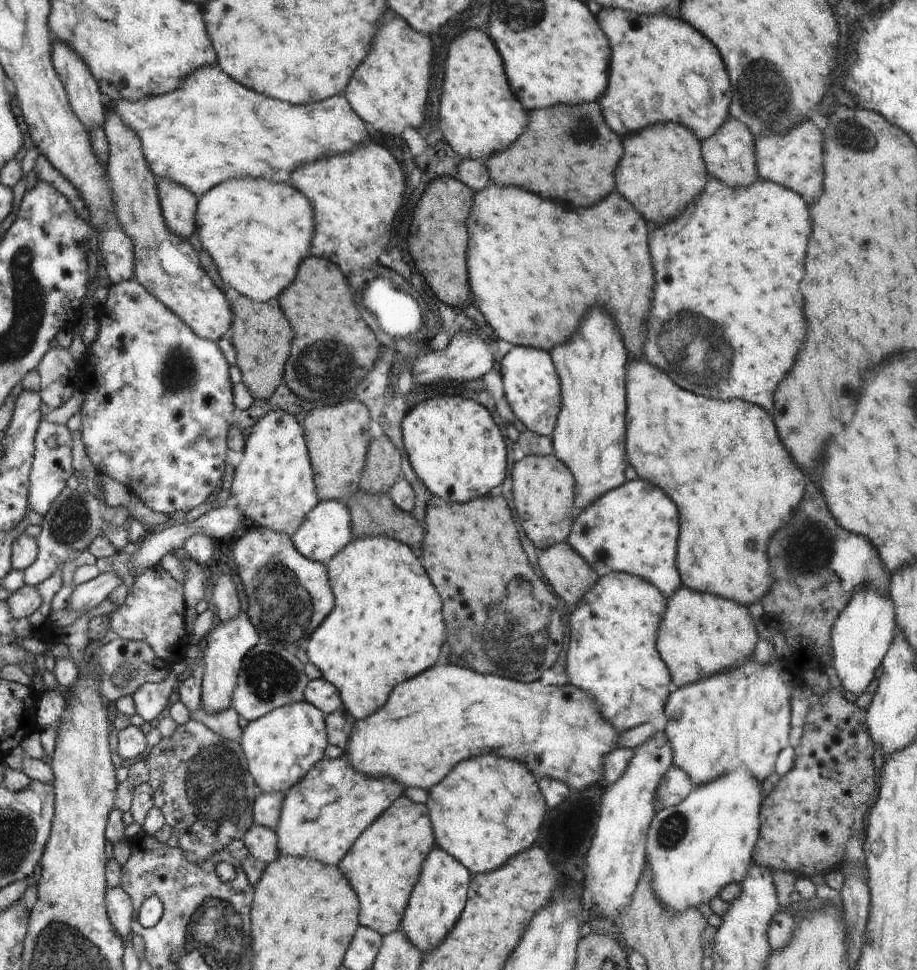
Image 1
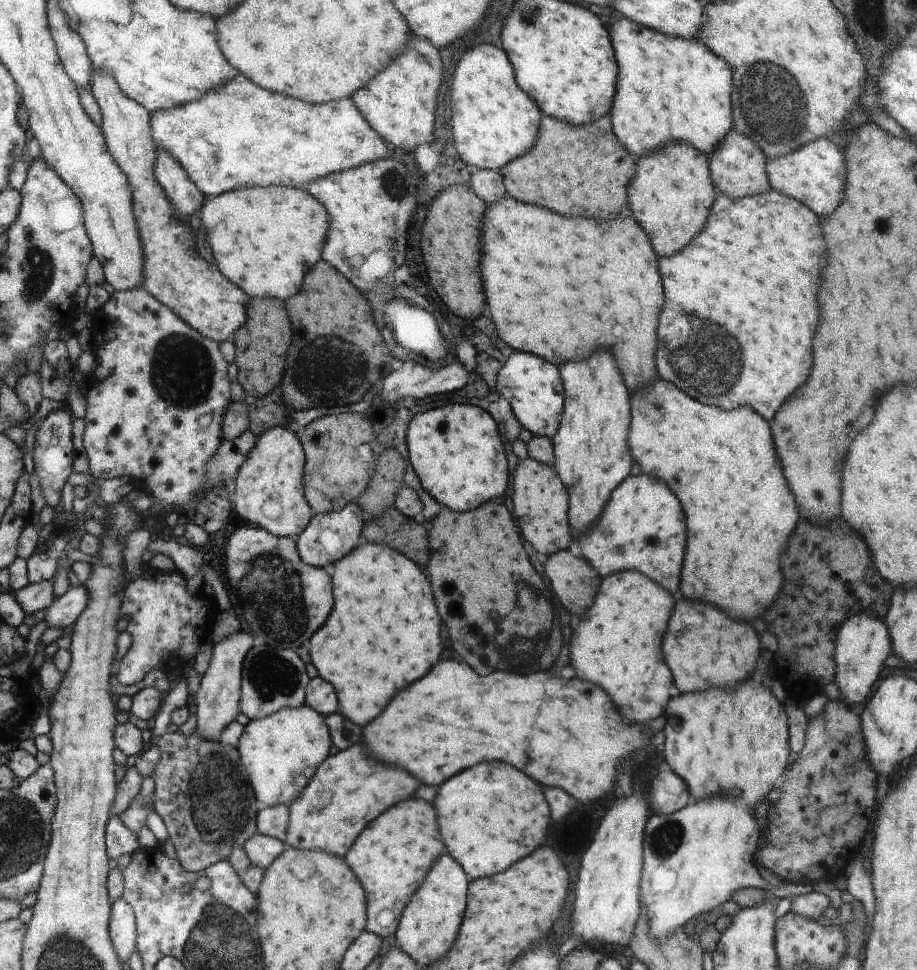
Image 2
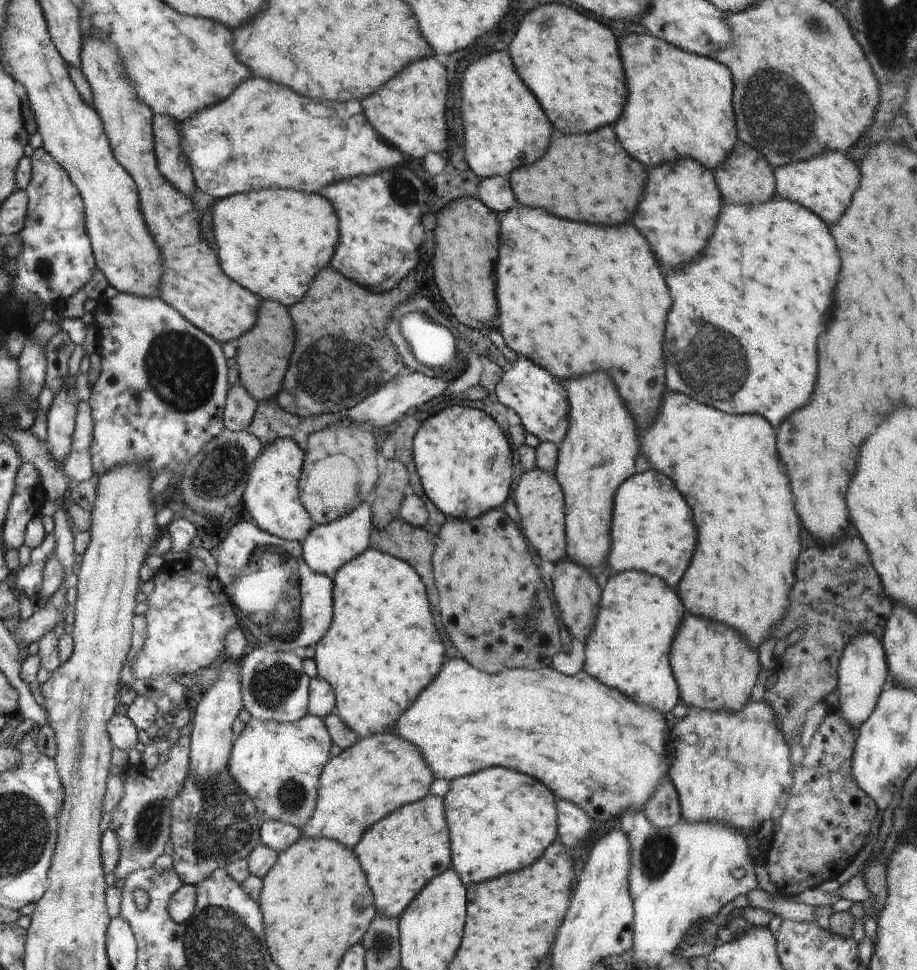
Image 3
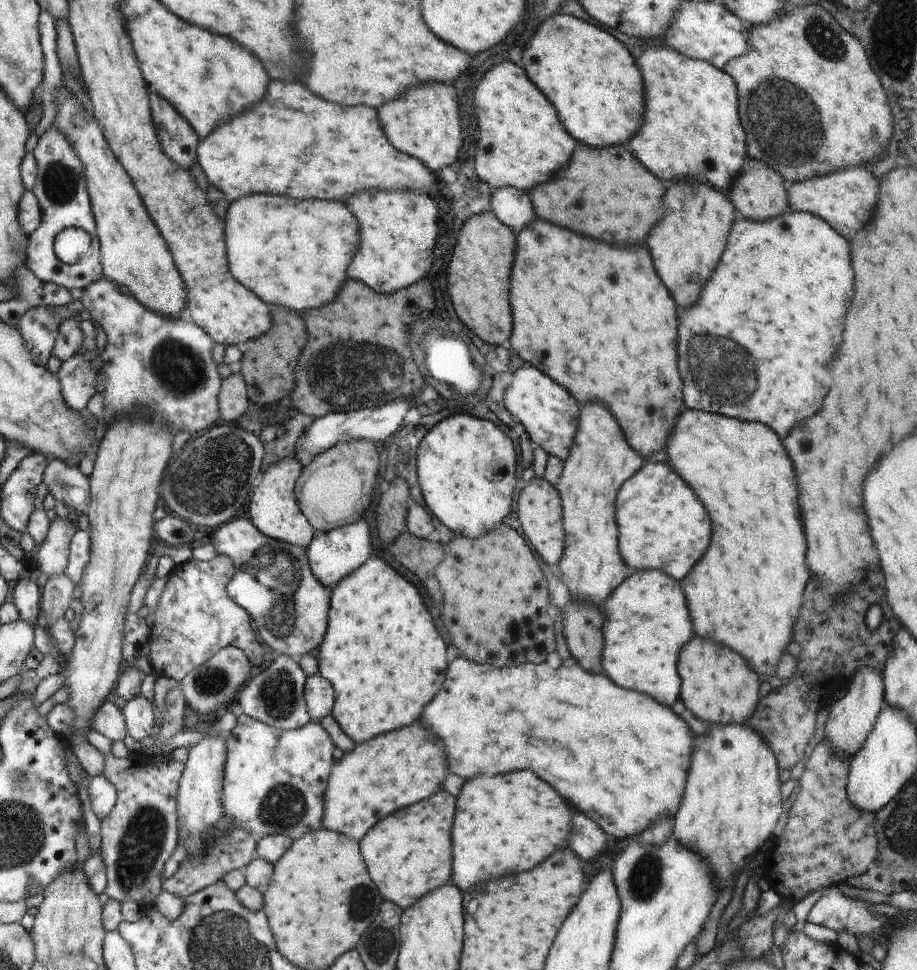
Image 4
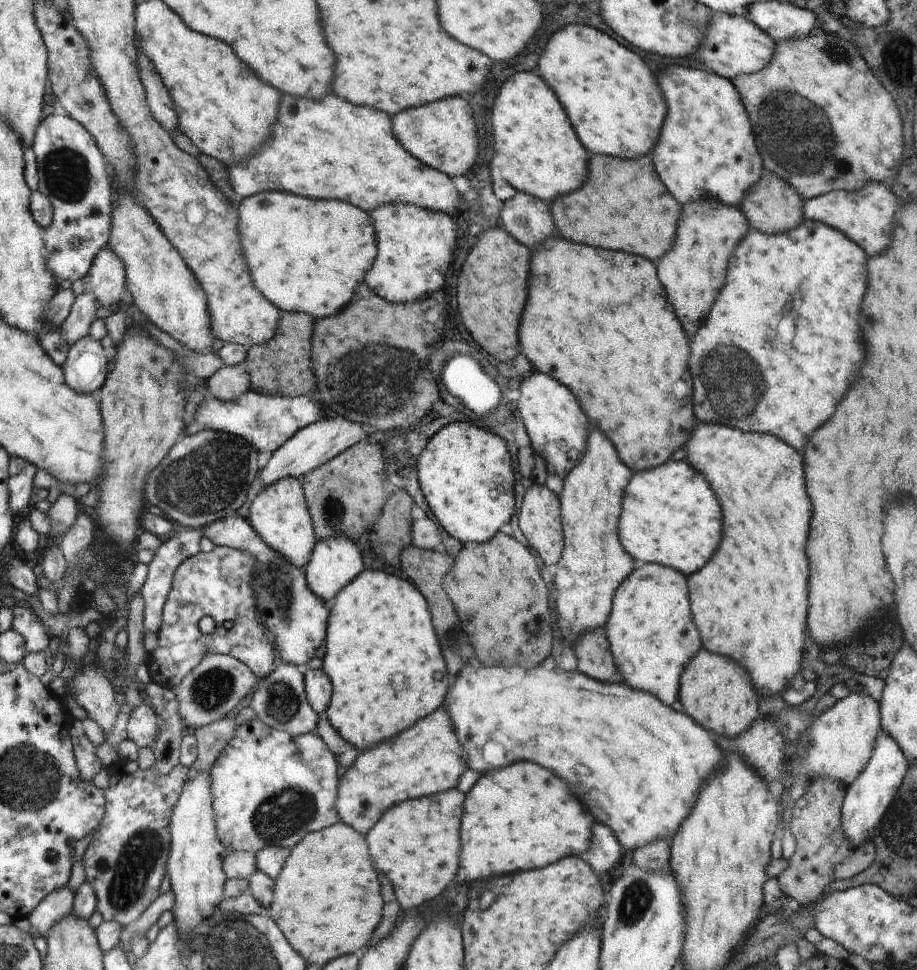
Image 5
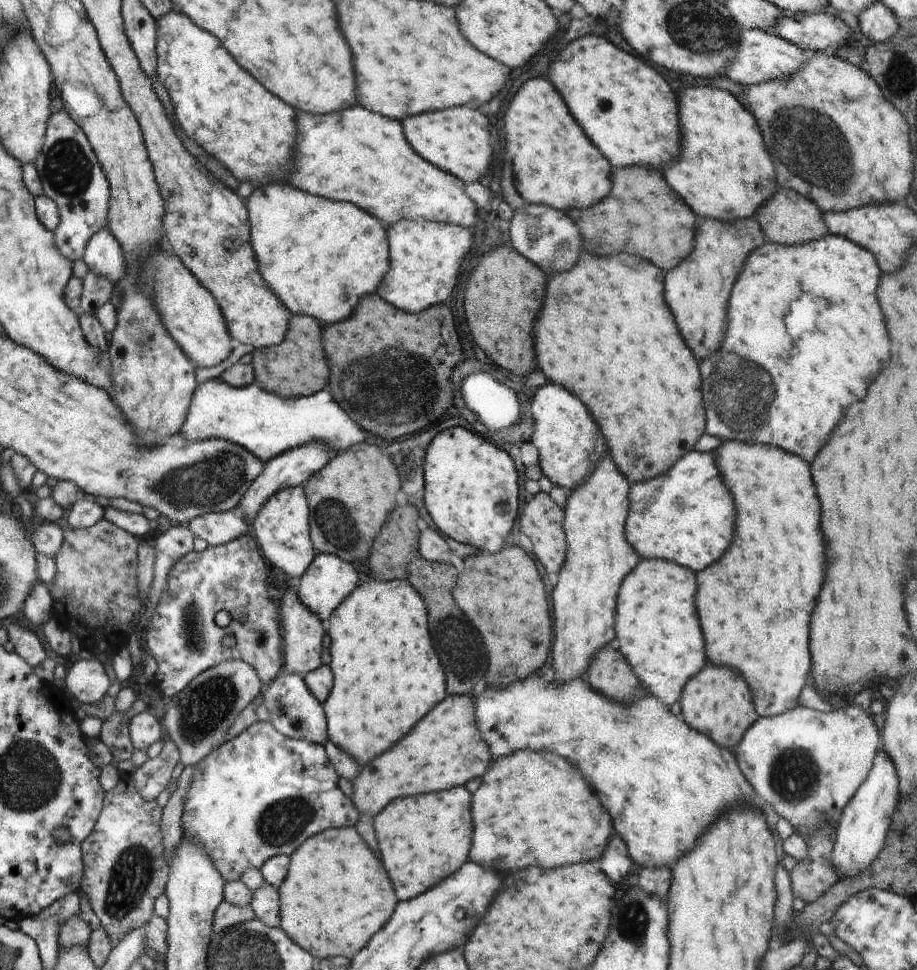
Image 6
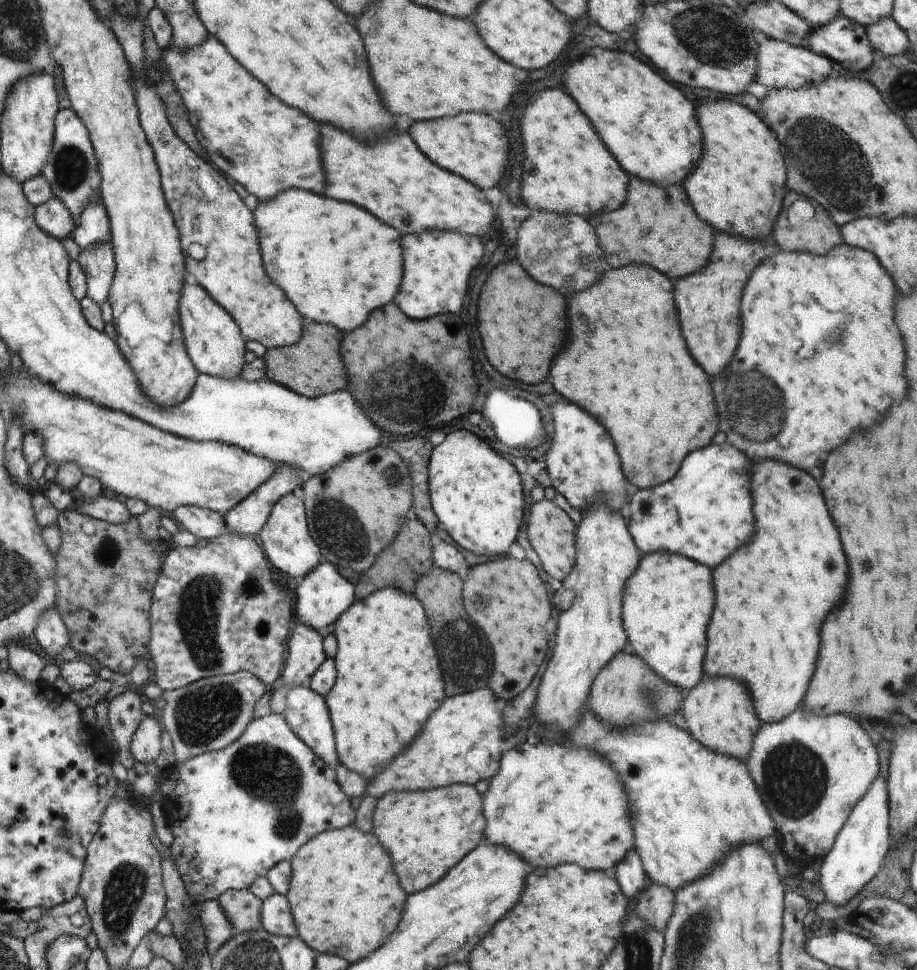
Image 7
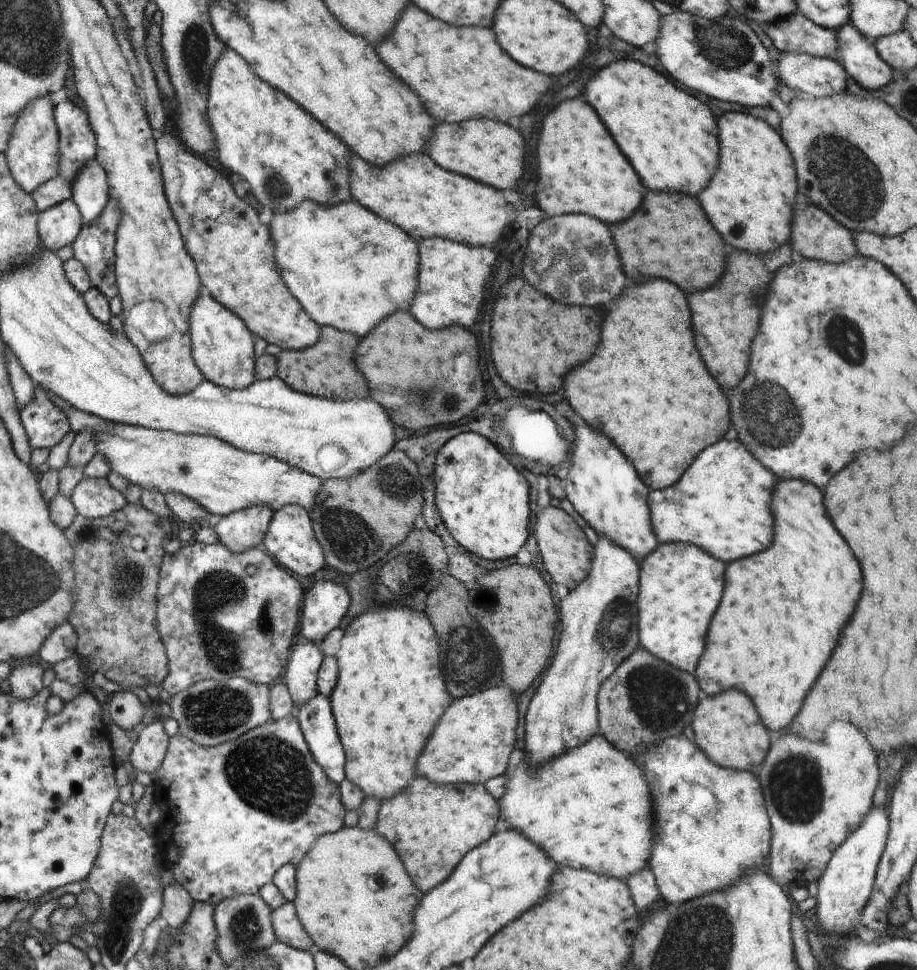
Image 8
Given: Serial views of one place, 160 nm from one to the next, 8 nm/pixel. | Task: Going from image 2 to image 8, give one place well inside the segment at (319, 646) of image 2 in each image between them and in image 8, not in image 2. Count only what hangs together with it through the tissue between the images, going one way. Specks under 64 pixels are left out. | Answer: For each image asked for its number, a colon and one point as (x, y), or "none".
3: (384, 649)
4: (382, 655)
5: (382, 655)
6: (386, 676)
7: (389, 681)
8: (390, 694)

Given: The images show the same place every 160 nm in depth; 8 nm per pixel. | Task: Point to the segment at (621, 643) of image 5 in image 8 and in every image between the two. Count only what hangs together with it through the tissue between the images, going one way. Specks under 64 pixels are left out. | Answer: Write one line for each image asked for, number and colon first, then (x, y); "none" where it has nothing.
6: (661, 637)
7: (670, 601)
8: (681, 584)

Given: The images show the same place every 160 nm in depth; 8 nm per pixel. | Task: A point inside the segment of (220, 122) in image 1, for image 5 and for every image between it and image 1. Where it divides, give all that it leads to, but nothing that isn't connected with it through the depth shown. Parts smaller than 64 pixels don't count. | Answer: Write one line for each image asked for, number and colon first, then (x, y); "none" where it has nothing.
2: (247, 136)
3: (287, 141)
4: (295, 144)
5: (331, 149)

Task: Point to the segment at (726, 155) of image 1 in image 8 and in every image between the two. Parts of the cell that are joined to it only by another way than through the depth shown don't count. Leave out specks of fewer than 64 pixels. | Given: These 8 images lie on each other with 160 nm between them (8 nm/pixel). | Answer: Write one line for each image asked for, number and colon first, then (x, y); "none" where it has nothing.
2: (738, 165)
3: (745, 178)
4: (760, 192)
5: (772, 207)
6: (788, 218)
7: (825, 234)
8: (815, 234)

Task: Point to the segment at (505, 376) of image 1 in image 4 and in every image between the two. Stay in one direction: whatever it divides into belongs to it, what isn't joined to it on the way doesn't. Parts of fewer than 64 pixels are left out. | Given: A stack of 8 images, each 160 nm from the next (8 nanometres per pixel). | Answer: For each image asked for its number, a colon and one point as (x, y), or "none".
2: (536, 393)
3: (540, 399)
4: (550, 414)

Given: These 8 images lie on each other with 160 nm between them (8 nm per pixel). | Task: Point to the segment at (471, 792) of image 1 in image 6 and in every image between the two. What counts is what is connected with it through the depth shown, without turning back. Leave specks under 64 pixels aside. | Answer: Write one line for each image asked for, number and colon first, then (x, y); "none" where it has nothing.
2: (492, 814)
3: (500, 821)
4: (509, 823)
5: (522, 817)
6: (529, 812)

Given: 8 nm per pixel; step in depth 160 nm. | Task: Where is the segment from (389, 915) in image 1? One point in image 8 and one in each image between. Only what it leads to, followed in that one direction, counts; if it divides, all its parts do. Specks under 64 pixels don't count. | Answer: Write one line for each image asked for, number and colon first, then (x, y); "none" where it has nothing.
2: (392, 859)
3: (403, 853)
4: (410, 854)
5: (417, 845)
6: (424, 839)
7: (428, 832)
8: (433, 825)

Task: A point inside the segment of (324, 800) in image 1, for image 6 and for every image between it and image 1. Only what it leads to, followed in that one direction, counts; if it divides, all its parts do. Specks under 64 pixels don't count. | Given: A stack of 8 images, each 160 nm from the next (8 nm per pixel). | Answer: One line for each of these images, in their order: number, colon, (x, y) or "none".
2: (354, 788)
3: (379, 774)
4: (402, 768)
5: (428, 759)
6: (446, 751)

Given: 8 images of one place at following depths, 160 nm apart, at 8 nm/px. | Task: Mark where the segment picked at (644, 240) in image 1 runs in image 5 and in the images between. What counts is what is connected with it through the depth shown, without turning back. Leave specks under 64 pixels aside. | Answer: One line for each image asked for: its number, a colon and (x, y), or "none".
2: (614, 296)
3: (602, 285)
4: (634, 371)
5: (575, 328)

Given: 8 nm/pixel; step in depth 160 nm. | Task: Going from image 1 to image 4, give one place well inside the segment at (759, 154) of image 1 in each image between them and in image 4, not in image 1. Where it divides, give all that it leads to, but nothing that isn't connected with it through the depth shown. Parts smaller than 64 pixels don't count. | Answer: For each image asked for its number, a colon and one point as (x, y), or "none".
2: (815, 174)
3: (825, 184)
4: (846, 199)

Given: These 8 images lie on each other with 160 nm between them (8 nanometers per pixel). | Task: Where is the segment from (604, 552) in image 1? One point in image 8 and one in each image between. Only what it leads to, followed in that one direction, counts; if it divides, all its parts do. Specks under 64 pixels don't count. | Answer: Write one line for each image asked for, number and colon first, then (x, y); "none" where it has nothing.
2: (644, 530)
3: (654, 530)
4: (663, 526)
5: (671, 517)
6: (687, 516)
7: (705, 511)
8: (723, 503)

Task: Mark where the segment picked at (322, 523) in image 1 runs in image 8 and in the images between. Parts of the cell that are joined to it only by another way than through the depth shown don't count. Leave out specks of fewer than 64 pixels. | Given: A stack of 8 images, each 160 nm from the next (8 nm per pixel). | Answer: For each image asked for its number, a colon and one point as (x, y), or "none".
2: (329, 537)
3: (328, 547)
4: (333, 556)
5: (335, 562)
6: (329, 580)
7: (322, 596)
8: (326, 605)

